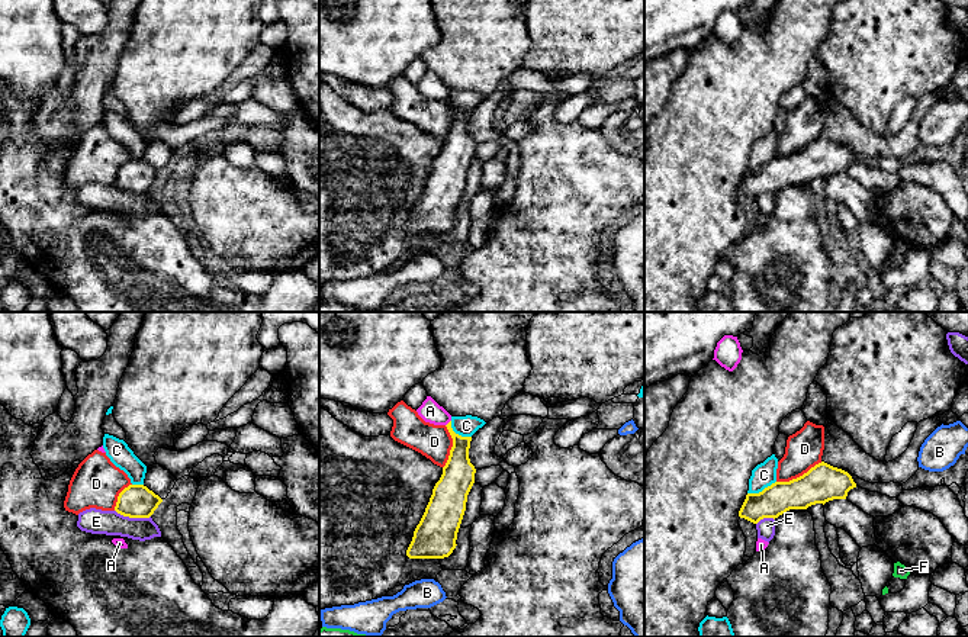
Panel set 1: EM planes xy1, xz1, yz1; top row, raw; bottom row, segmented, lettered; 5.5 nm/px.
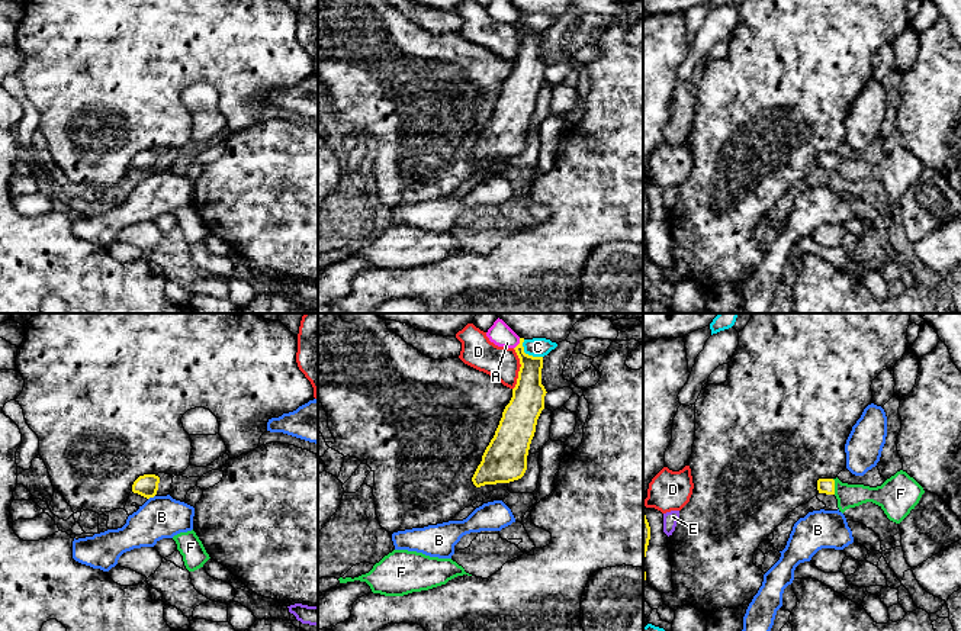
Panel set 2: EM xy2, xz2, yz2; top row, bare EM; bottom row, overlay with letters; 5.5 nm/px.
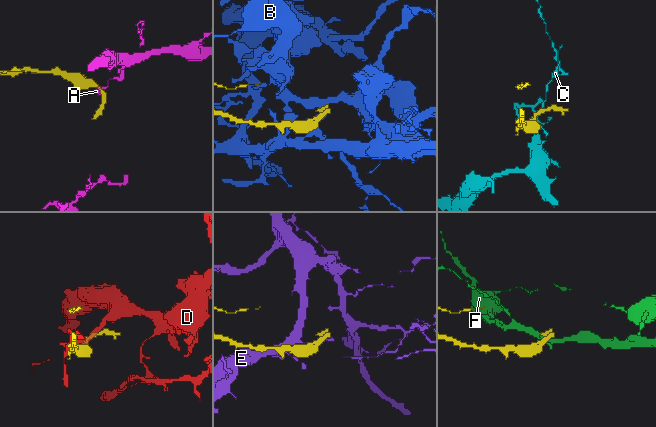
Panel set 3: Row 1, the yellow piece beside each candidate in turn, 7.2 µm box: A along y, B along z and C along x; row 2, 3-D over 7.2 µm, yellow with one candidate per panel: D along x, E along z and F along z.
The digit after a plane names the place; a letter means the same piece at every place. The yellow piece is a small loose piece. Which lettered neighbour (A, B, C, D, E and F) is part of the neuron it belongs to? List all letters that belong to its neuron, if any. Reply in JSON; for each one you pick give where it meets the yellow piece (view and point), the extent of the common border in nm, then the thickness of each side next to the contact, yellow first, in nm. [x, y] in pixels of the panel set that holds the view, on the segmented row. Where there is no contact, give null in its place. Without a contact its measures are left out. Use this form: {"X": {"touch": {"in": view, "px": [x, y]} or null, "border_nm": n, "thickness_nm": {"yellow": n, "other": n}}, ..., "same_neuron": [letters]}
{"F": {"touch": {"in": "yz2", "px": [833, 486]}, "border_nm": 90, "thickness_nm": {"yellow": 80, "other": 130}}, "same_neuron": ["F"]}

